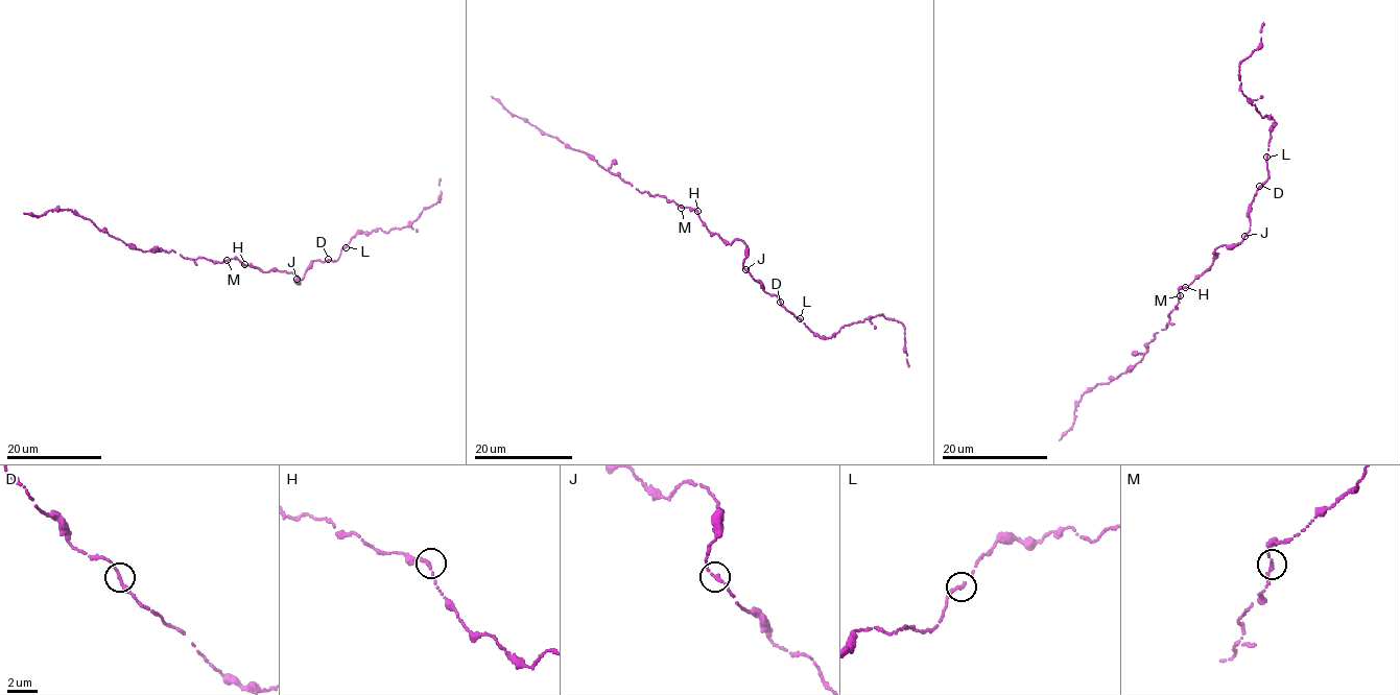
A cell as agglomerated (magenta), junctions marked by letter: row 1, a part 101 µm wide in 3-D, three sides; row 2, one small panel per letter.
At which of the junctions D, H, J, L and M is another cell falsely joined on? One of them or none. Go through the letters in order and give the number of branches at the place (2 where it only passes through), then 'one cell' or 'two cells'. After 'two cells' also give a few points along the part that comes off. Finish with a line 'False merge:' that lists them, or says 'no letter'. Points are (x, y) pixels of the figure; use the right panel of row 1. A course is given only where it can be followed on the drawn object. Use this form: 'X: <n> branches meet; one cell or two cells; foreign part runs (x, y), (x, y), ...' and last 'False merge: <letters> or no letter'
D: 2 branches meet; one cell
H: 2 branches meet; one cell
J: 2 branches meet; one cell
L: 2 branches meet; one cell
M: 2 branches meet; one cell
False merge: no letter

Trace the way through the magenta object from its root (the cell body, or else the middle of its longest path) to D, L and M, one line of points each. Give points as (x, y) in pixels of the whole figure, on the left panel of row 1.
D: (280, 270), (293, 272), (299, 283), (294, 280), (303, 279), (311, 261), (328, 259)
L: (280, 270), (293, 272), (299, 283), (294, 280), (303, 279), (311, 261), (336, 260), (346, 246)
M: (280, 270), (262, 271), (237, 259), (227, 260)

